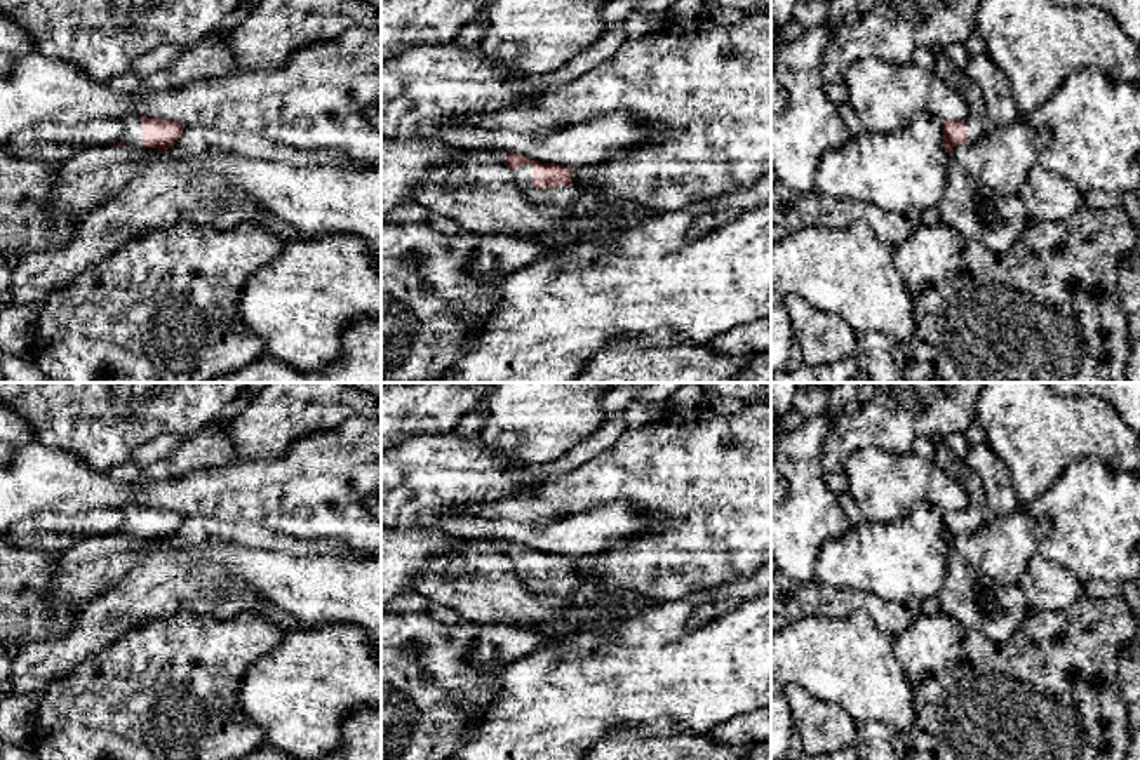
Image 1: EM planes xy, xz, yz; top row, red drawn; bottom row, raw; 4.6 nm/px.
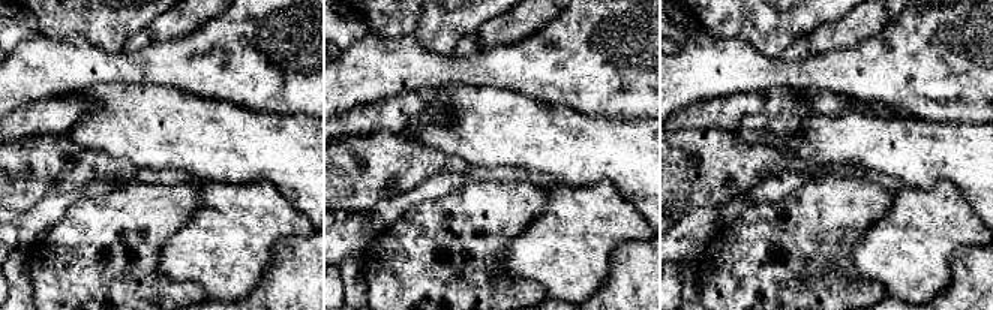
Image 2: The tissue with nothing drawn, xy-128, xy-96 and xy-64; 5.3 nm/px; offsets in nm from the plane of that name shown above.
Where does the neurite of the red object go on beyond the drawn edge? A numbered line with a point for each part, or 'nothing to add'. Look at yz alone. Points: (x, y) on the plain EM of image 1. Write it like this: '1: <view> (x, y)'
1: yz (975, 512)

